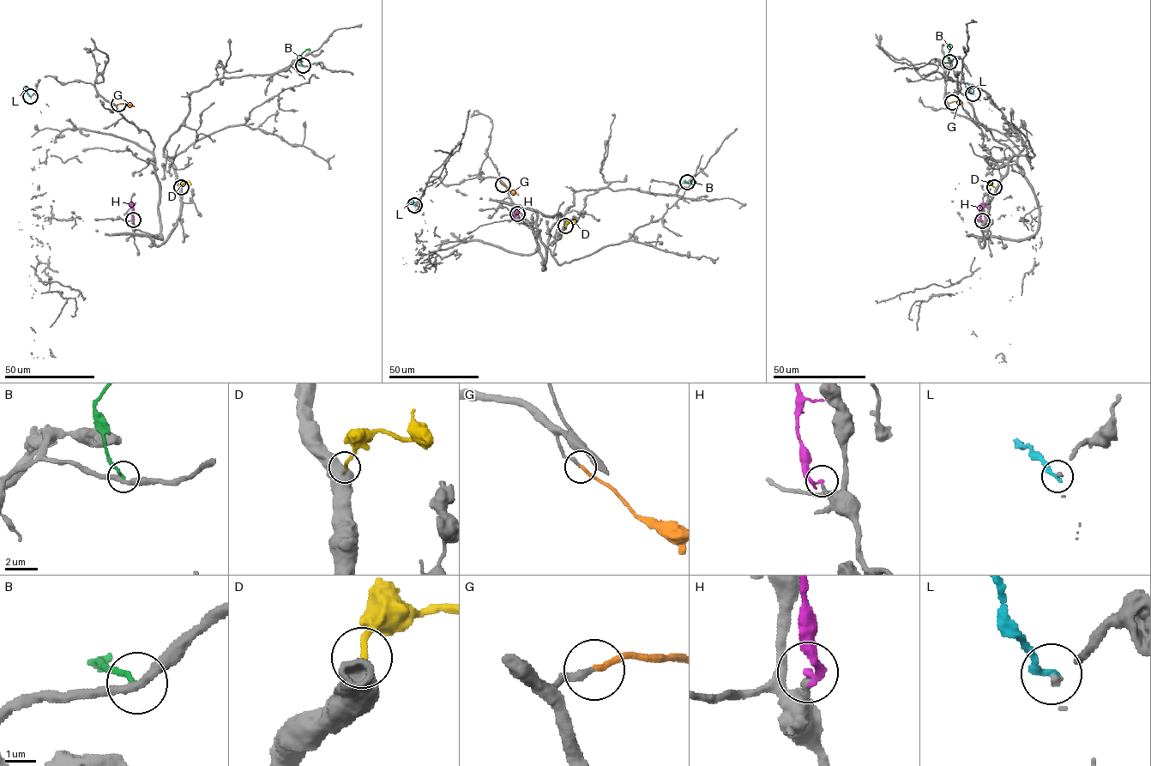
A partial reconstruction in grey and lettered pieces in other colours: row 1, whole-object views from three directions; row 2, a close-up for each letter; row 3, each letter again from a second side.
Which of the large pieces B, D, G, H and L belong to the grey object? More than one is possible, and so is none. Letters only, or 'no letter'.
D, G

